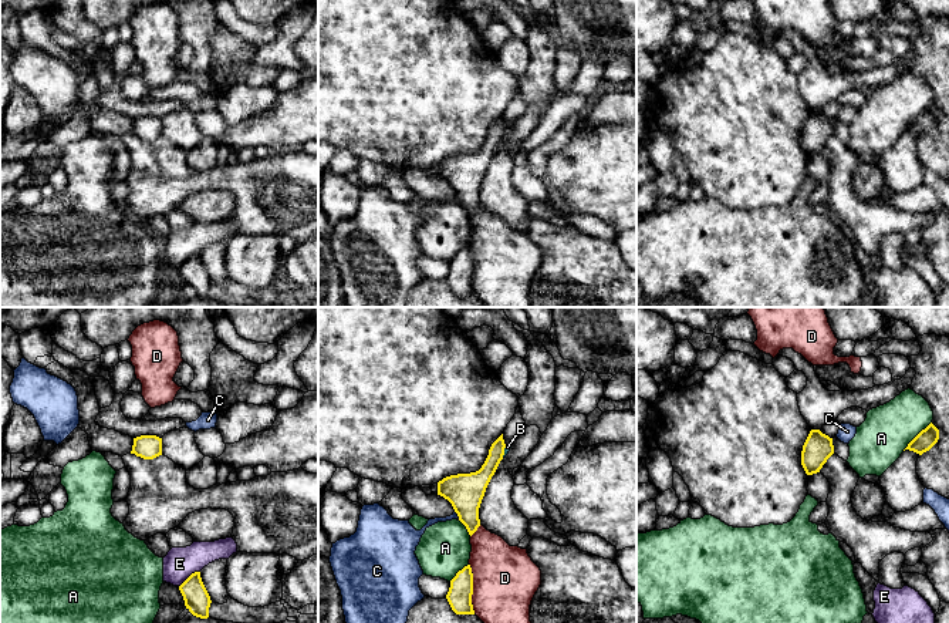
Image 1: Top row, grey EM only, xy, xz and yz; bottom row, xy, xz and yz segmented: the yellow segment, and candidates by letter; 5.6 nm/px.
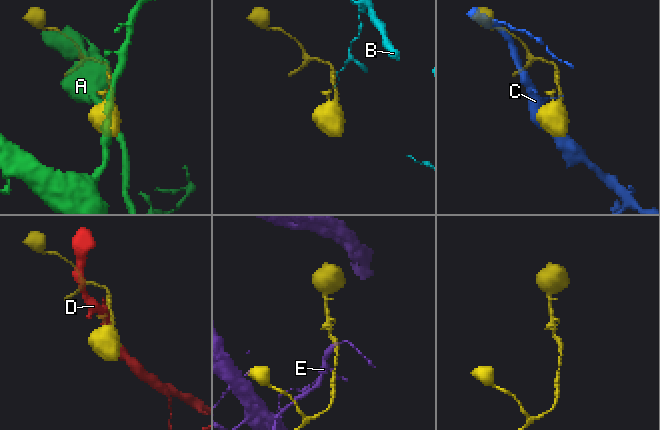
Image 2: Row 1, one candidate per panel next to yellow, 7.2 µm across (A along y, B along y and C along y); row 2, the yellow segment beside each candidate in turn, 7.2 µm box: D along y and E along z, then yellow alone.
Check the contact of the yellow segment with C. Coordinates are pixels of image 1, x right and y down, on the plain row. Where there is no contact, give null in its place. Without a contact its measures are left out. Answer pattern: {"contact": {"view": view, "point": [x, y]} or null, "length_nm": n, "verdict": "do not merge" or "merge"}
{"contact": {"view": "xz", "point": [458, 196]}, "length_nm": 60, "verdict": "do not merge"}

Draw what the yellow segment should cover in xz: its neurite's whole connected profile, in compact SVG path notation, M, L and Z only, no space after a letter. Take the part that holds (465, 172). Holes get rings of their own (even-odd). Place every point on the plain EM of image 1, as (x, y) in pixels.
M501 115L492 125L489 137L479 152L450 156L438 164L438 176L452 185L470 218L480 208L479 189L486 169L503 141L504 129L506 125Z

